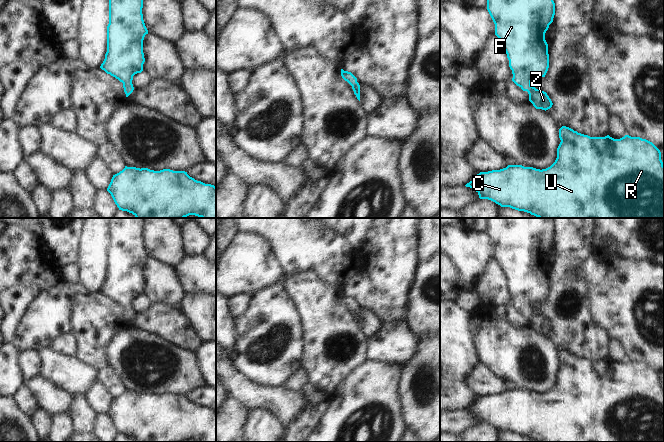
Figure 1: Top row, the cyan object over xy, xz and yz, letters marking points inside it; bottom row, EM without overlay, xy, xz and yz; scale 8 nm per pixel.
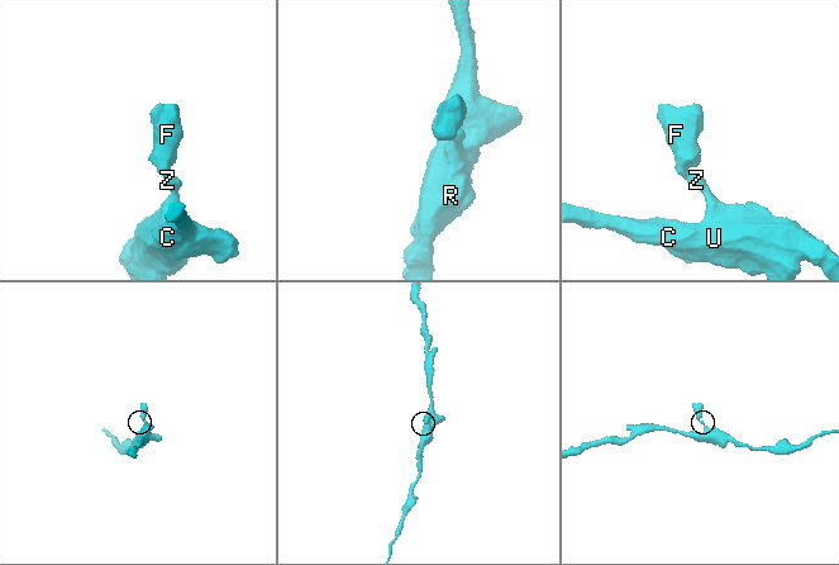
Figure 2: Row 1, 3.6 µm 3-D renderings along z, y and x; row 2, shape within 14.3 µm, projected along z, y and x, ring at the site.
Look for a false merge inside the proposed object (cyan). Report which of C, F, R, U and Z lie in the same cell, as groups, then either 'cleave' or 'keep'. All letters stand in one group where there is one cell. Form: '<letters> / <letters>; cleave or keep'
C F R U Z; keep

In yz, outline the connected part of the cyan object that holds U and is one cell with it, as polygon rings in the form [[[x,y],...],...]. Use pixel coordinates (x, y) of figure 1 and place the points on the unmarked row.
[[[562,350],[559,353],[559,362],[561,366],[557,372],[557,382],[550,391],[540,394],[522,389],[508,389],[500,394],[480,396],[465,410],[474,413],[480,423],[488,423],[501,431],[524,435],[538,442],[664,442],[664,389],[661,384],[660,374],[652,366],[629,359],[625,359],[620,363],[614,363],[609,359],[605,361],[590,361],[566,350]]]

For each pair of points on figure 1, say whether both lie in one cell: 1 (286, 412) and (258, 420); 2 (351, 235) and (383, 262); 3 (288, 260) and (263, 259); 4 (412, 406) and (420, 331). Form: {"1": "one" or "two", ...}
{"1": "two", "2": "two", "3": "two", "4": "two"}

